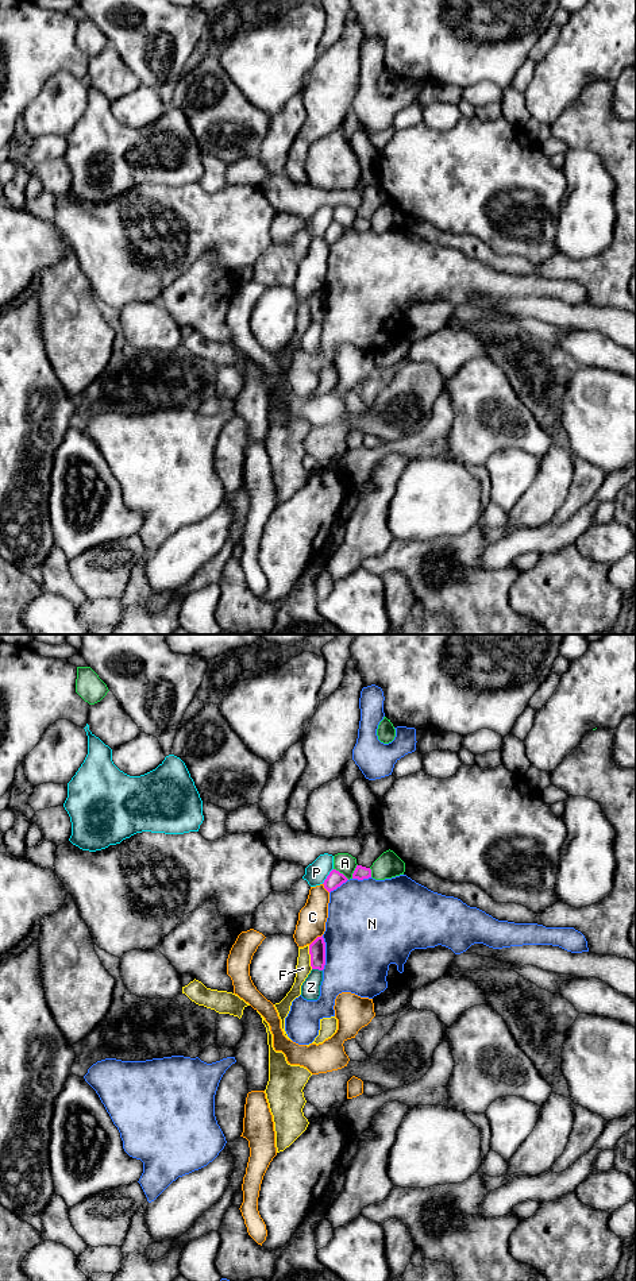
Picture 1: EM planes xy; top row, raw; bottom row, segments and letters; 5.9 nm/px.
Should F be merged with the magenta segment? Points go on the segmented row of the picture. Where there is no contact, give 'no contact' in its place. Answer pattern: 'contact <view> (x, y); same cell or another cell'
contact xy (311, 957); another cell

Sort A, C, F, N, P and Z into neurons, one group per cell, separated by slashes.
A / C / F / N / P / Z

